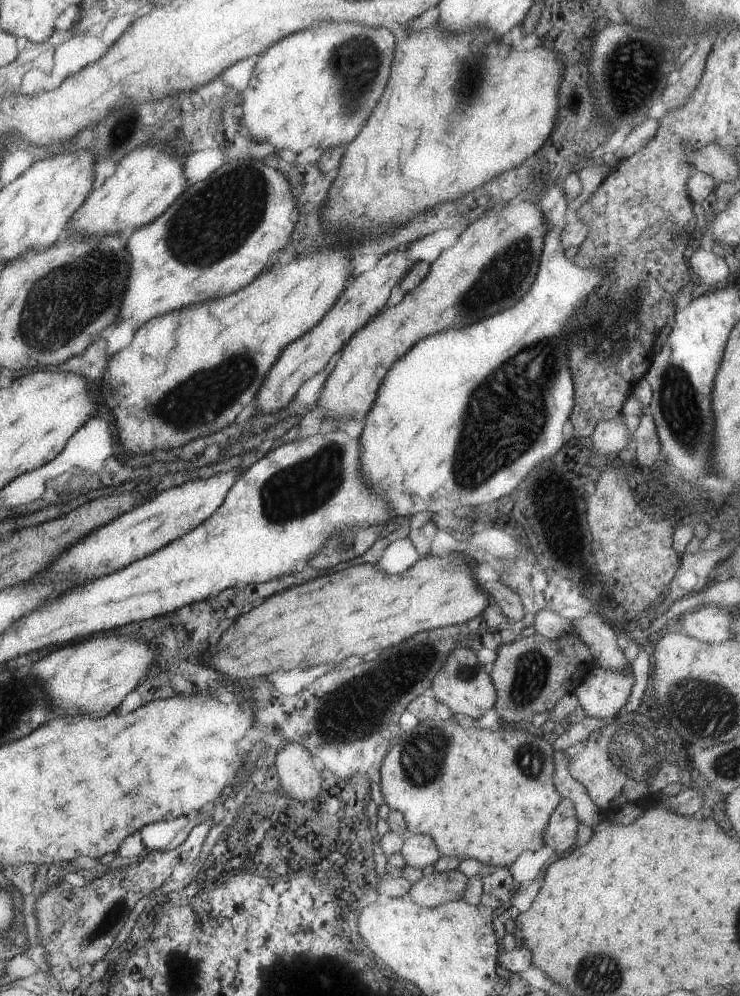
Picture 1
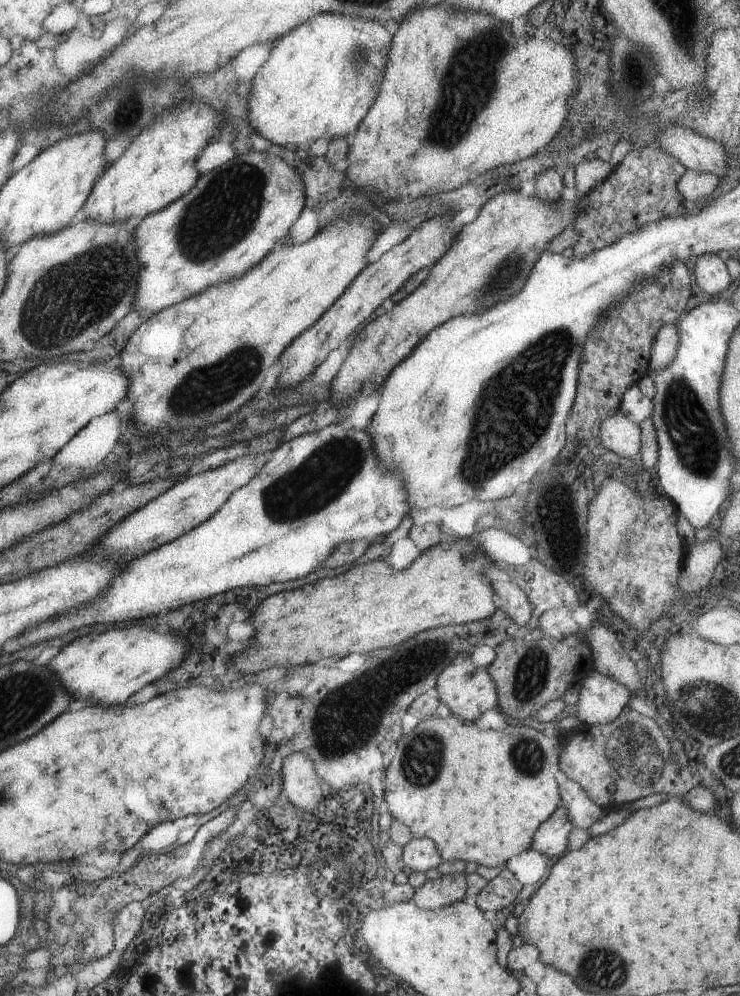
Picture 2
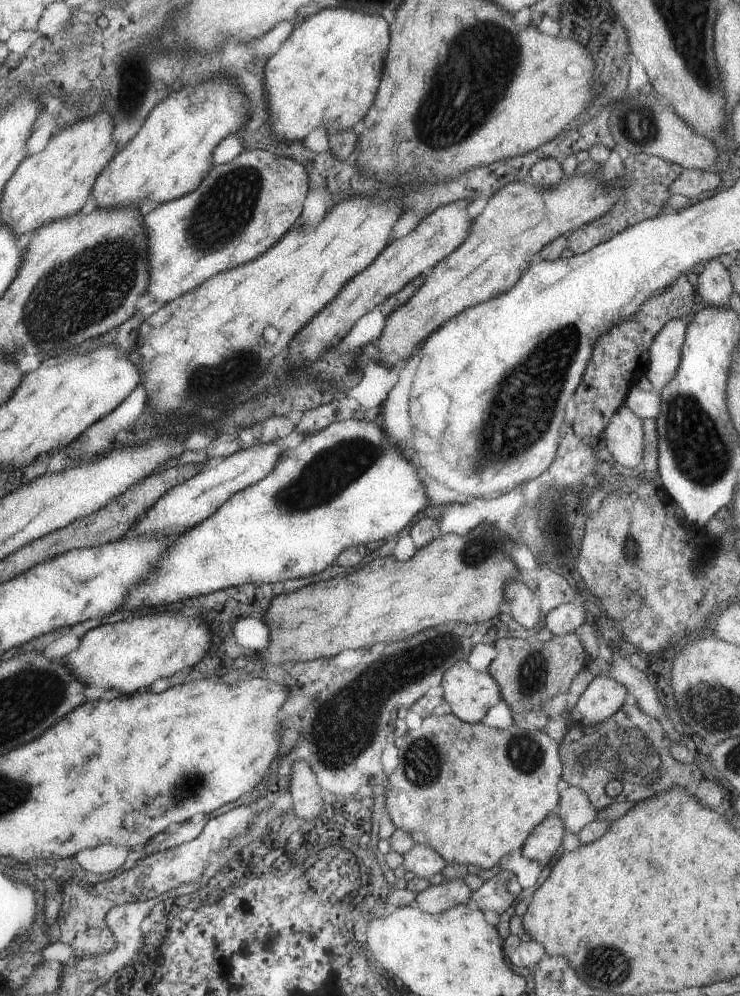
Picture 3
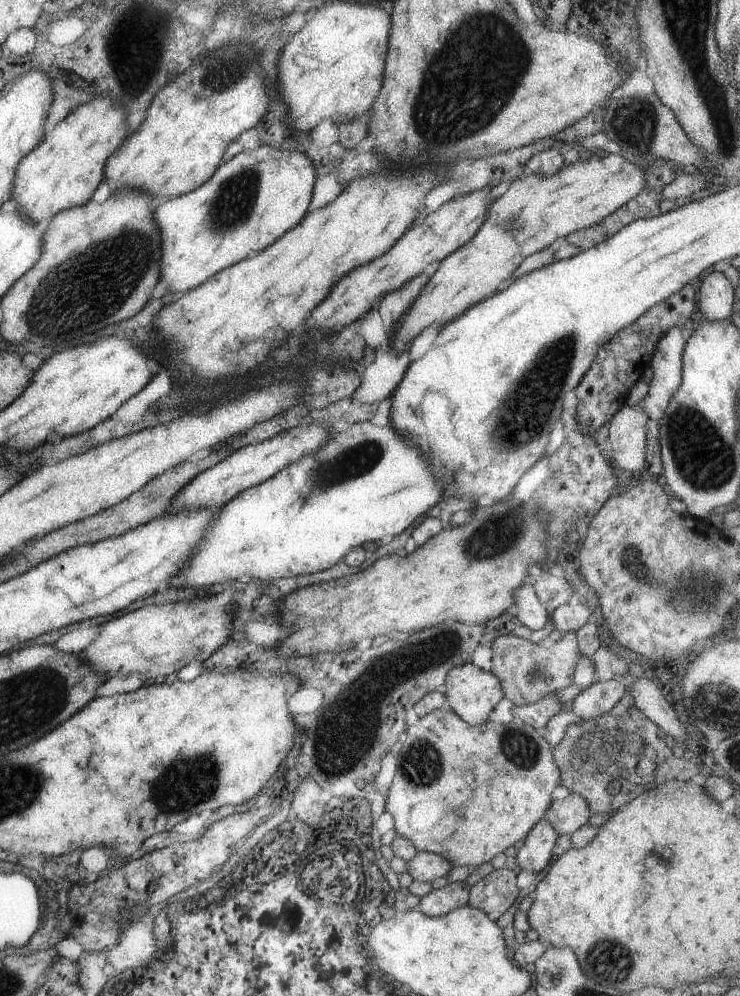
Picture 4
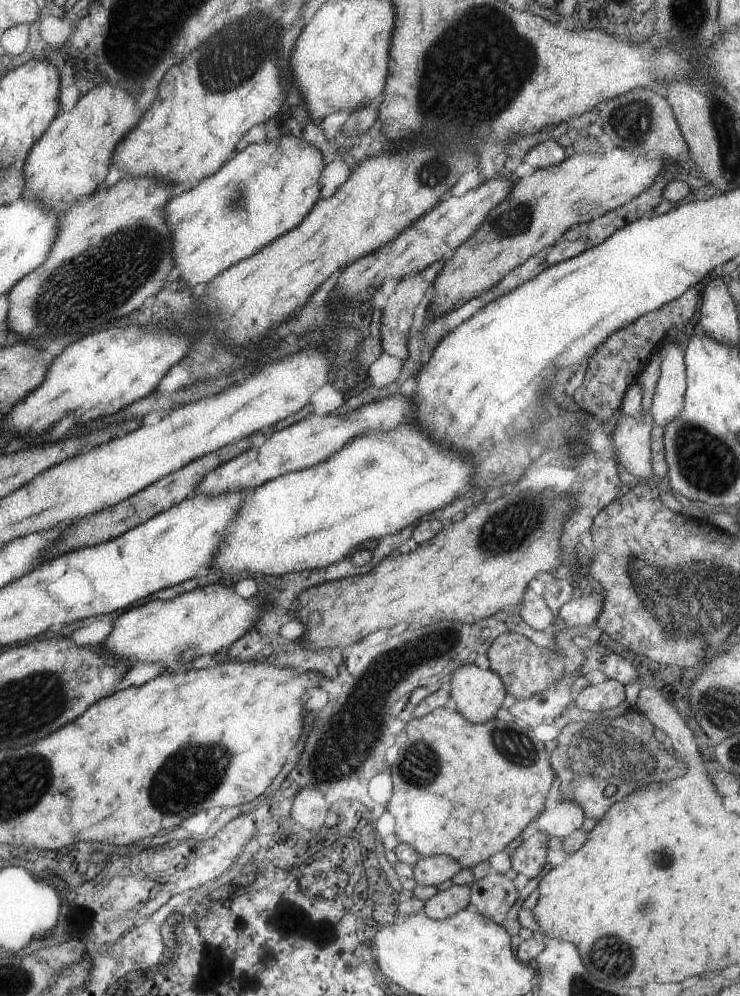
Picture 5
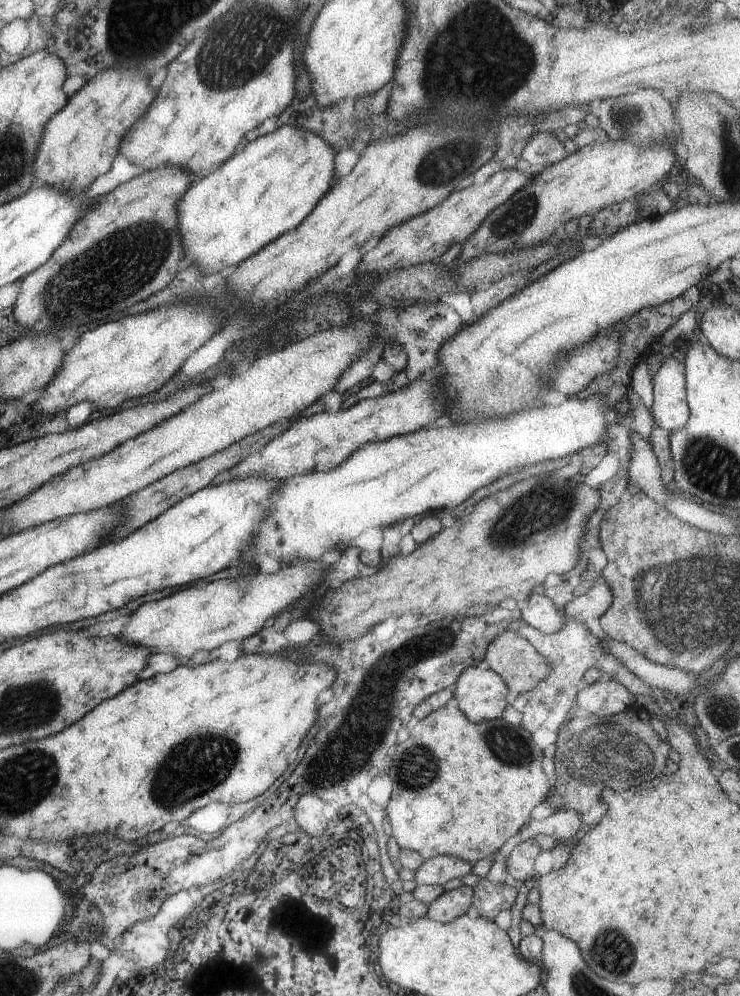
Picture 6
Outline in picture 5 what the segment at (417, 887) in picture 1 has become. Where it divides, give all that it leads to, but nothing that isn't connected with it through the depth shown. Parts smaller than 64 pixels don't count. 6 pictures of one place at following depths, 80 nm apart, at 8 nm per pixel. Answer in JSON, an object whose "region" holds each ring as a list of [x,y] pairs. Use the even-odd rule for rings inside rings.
{"region":[[[450,885],[444,890],[438,890],[433,896],[424,900],[421,913],[430,919],[442,919],[458,910],[470,907],[468,885]]]}

